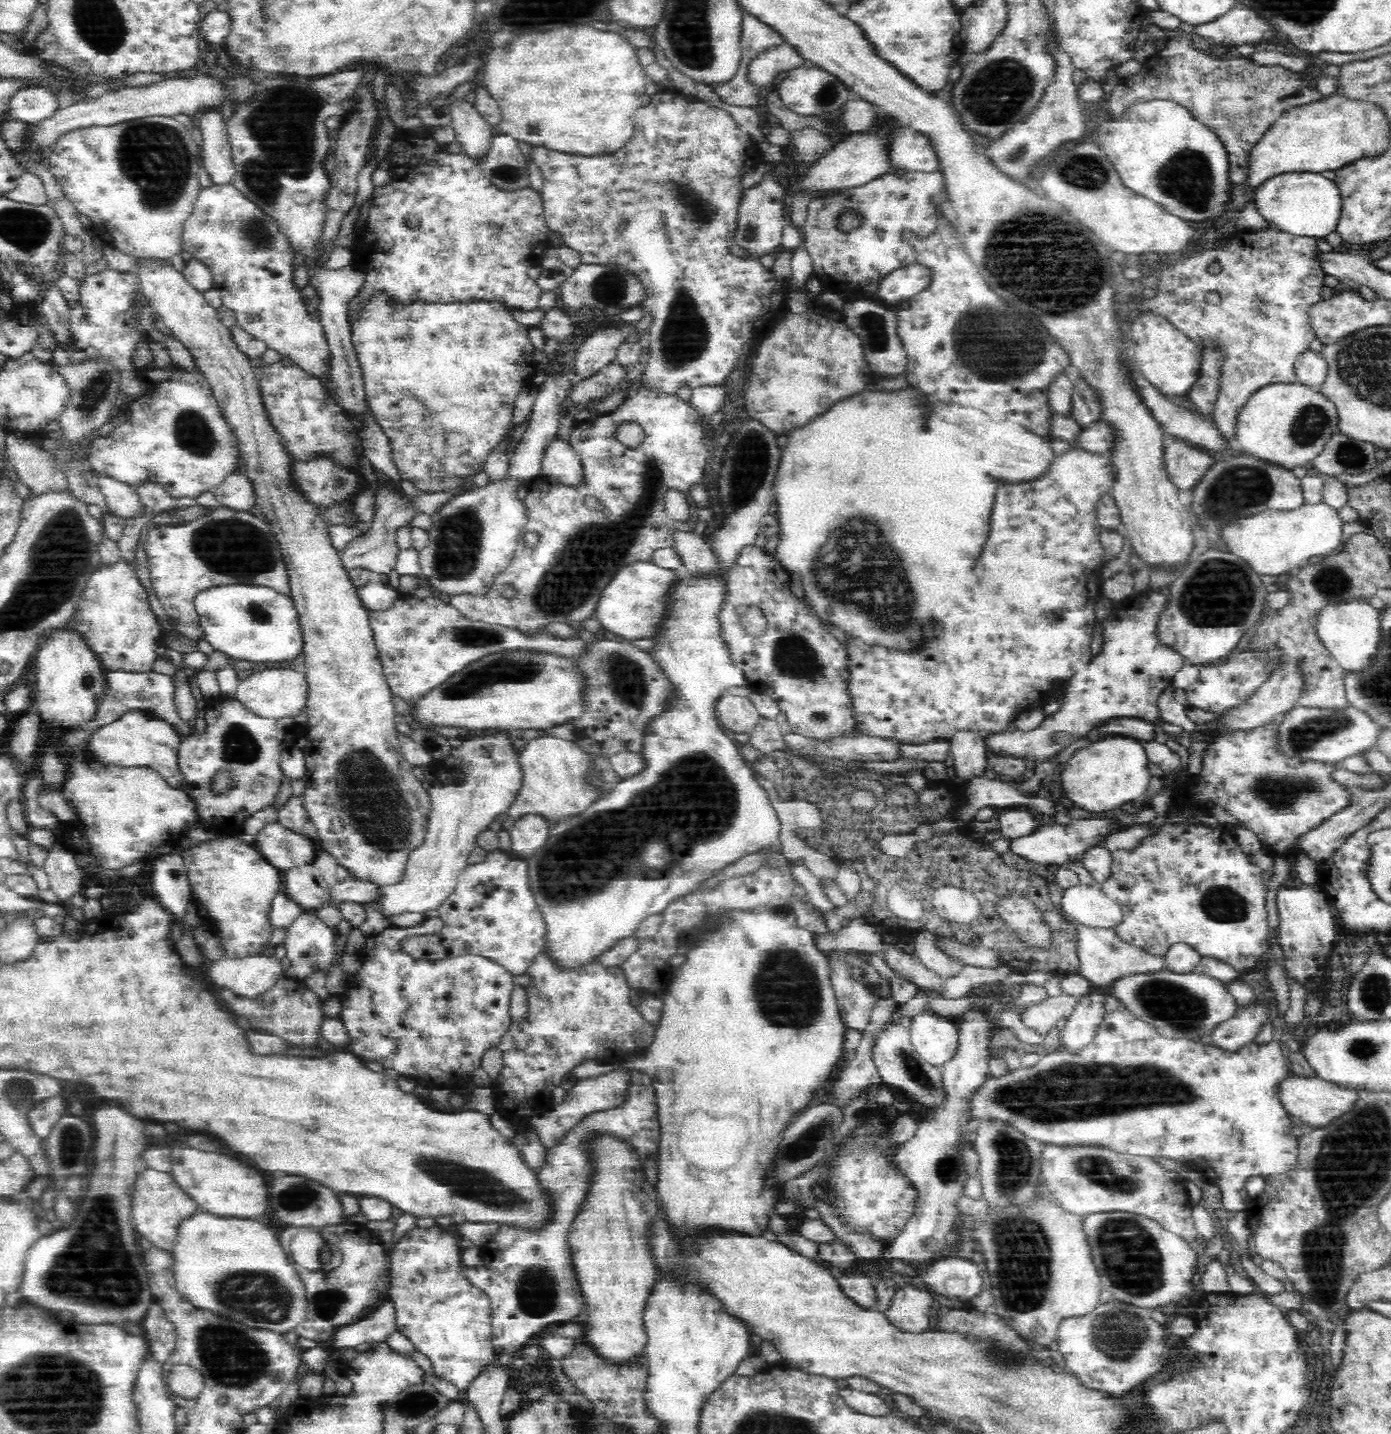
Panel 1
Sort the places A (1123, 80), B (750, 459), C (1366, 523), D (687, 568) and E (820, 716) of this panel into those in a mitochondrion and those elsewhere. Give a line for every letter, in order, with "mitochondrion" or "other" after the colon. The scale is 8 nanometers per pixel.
A: other
B: mitochondrion
C: other
D: other
E: mitochondrion

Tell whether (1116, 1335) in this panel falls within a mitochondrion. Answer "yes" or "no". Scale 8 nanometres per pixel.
yes

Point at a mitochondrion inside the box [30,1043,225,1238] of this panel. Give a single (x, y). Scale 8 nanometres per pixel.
(71, 1143)

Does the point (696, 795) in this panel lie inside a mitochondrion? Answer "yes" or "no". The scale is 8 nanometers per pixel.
yes

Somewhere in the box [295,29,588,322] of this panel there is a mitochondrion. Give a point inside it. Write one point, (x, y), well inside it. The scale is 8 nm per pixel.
(508, 175)

